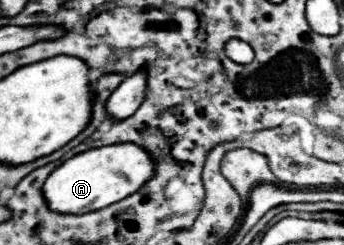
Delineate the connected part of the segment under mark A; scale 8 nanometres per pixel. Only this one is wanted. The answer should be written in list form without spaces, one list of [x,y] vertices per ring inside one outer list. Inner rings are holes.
[[[133,143],[107,145],[107,147],[89,149],[61,163],[45,179],[41,193],[49,211],[63,213],[63,215],[81,215],[81,213],[103,209],[135,193],[145,181],[153,177],[153,171],[155,171],[155,163],[151,161],[145,149]]]

